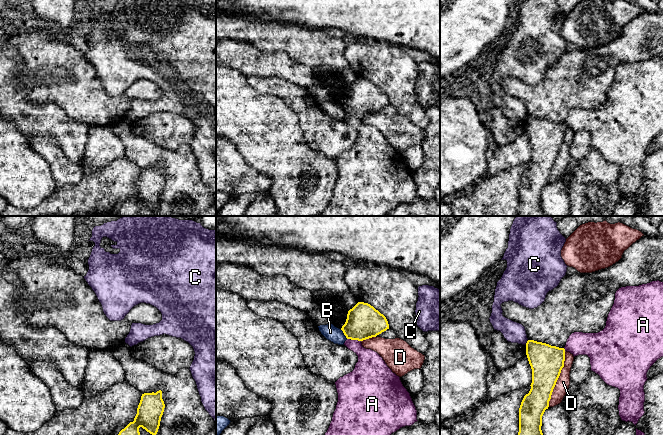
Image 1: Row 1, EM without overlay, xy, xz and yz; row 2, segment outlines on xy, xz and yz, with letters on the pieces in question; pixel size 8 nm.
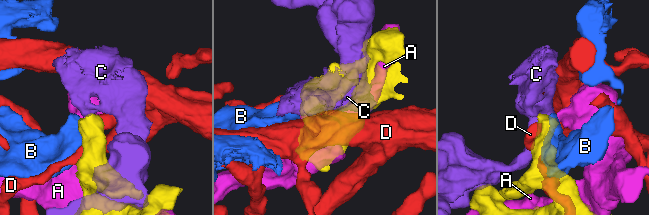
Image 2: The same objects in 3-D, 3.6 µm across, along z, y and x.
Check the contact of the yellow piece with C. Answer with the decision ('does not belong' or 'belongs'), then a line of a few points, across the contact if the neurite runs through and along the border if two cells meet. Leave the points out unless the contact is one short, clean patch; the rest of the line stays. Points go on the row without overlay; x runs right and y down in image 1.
does not belong; line yz (528, 116), (525, 120)

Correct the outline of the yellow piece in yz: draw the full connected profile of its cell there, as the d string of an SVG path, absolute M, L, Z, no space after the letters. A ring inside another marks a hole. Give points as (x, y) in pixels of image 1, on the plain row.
M528 116L526 131L532 145L532 159L519 184L518 216L548 216L541 206L542 192L564 143L565 125Z

